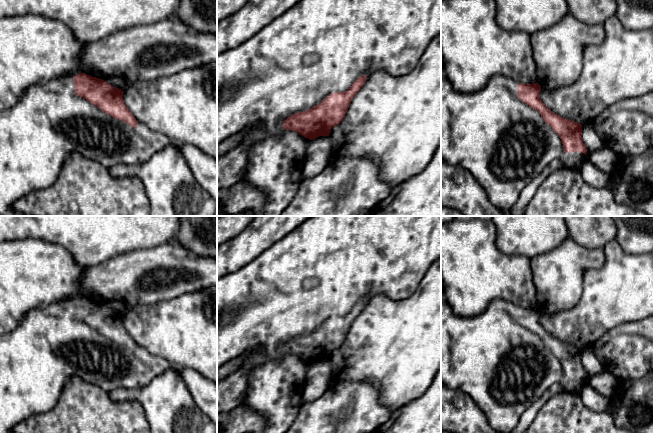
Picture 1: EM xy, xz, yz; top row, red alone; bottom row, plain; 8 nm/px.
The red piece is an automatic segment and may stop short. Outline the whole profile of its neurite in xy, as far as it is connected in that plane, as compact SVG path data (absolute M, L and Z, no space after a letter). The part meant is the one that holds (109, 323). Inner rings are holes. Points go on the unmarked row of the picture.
M85 297L75 299L73 302L65 300L49 304L44 308L37 308L29 311L21 320L21 323L12 331L0 334L0 433L13 433L12 428L28 417L50 411L57 404L64 385L72 378L78 377L81 380L95 384L109 393L117 388L140 389L145 387L156 376L164 371L173 368L165 359L150 354L147 350L139 347L123 325L123 317L119 312L111 310L106 305L92 301Z

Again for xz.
M311 216L258 257L238 270L217 278L217 316L231 318L225 325L217 325L217 369L229 361L246 357L254 363L275 359L282 351L298 356L310 364L329 360L331 353L340 348L355 319L368 300L375 295L402 300L410 297L420 285L430 266L441 257L441 216Z

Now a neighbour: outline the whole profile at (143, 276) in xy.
M171 241L86 267L78 284L82 297L125 315L137 305L217 286L217 258L196 256Z

